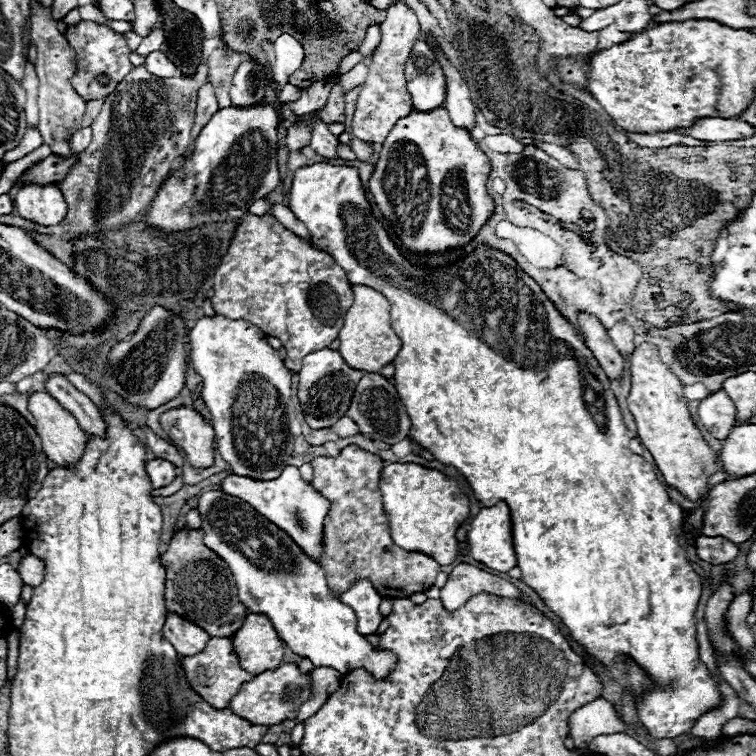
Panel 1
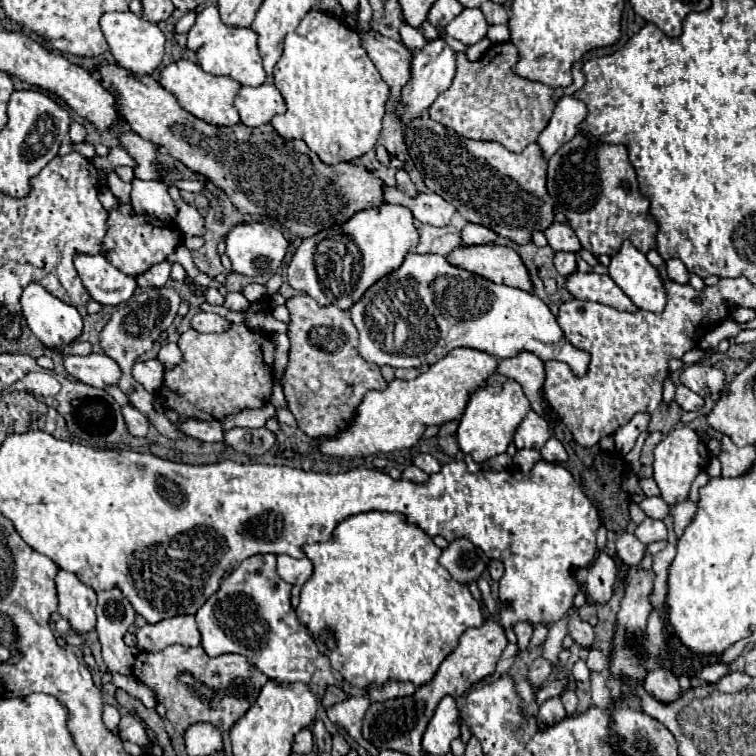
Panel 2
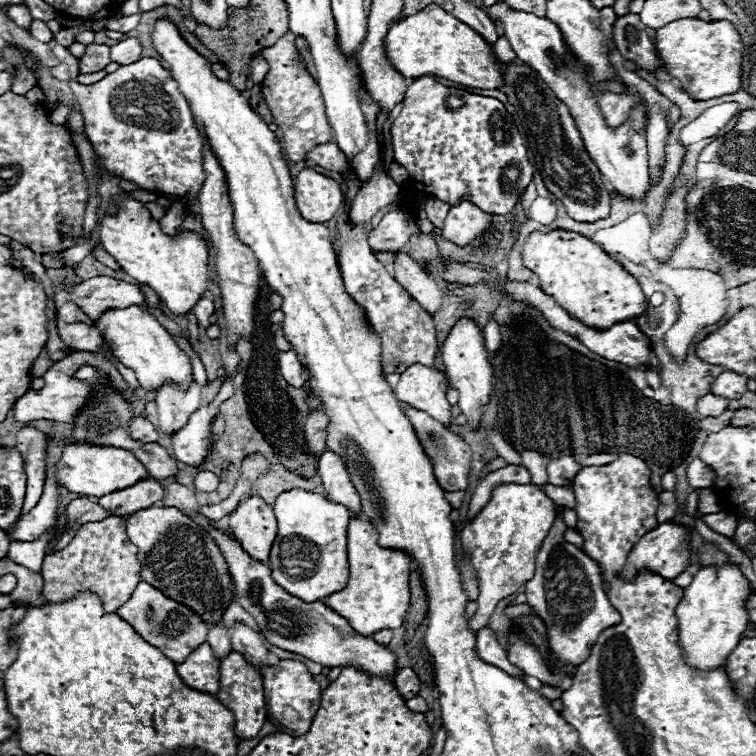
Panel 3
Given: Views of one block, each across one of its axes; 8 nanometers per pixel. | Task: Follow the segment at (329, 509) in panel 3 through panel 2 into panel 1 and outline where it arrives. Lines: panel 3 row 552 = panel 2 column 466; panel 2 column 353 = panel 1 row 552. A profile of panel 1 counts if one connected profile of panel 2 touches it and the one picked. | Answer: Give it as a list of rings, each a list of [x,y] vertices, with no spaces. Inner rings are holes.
[[[286,466],[278,480],[250,480],[246,476],[230,474],[222,482],[222,492],[230,496],[238,496],[240,500],[252,504],[262,516],[266,516],[270,522],[274,522],[278,528],[288,532],[292,540],[318,562],[322,554],[322,522],[330,508],[330,502],[322,498],[310,484],[306,484],[300,478],[298,466]]]

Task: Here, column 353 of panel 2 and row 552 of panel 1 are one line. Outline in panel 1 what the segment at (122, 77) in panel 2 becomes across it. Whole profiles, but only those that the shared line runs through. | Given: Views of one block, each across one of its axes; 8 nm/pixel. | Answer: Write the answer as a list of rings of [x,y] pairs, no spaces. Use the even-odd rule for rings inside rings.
[[[184,526],[172,536],[166,552],[162,554],[162,564],[166,568],[166,582],[164,582],[166,610],[190,620],[192,624],[206,630],[210,636],[230,638],[242,626],[244,618],[250,612],[238,600],[236,582],[228,564],[214,550],[210,550],[202,542],[202,538],[204,538],[202,530]]]

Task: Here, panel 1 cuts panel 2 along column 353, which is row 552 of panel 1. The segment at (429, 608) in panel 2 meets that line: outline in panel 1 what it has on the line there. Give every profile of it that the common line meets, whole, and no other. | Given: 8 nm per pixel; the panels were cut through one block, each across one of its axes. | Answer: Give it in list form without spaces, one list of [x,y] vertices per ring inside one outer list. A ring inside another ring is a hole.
[[[318,162],[312,166],[302,166],[294,172],[292,186],[290,186],[290,210],[296,214],[300,222],[306,224],[308,234],[312,238],[312,244],[320,250],[326,250],[334,256],[334,260],[344,268],[350,284],[358,286],[370,286],[378,292],[382,292],[392,310],[392,328],[402,340],[402,348],[398,356],[394,358],[394,386],[400,394],[402,404],[406,406],[406,414],[412,422],[408,438],[416,440],[422,448],[434,454],[436,460],[444,464],[452,464],[470,484],[474,496],[484,506],[494,506],[500,500],[506,500],[512,514],[512,532],[514,532],[514,550],[518,568],[522,570],[522,580],[546,602],[546,606],[562,618],[564,626],[570,630],[570,636],[584,646],[596,660],[608,664],[618,654],[628,654],[640,664],[650,678],[654,680],[656,688],[652,694],[646,694],[644,698],[636,698],[636,708],[640,722],[648,728],[648,732],[656,738],[674,738],[682,732],[688,732],[690,726],[698,722],[698,718],[720,704],[720,692],[714,684],[714,680],[708,676],[706,666],[698,660],[698,642],[696,642],[696,620],[694,610],[700,600],[702,584],[700,576],[692,570],[690,562],[686,560],[686,552],[682,550],[678,535],[682,532],[682,510],[678,504],[670,502],[666,488],[658,482],[654,468],[642,458],[636,456],[628,444],[630,444],[630,432],[624,424],[624,418],[620,414],[618,402],[612,394],[610,380],[606,378],[604,370],[596,362],[594,354],[588,350],[584,340],[576,334],[570,320],[566,320],[558,308],[548,300],[548,296],[542,292],[542,288],[532,280],[528,274],[524,274],[516,260],[508,254],[494,250],[484,244],[476,244],[476,248],[468,254],[462,254],[458,260],[450,262],[448,266],[428,266],[428,264],[414,264],[410,258],[406,258],[388,232],[384,230],[382,222],[372,214],[372,206],[366,198],[366,190],[360,182],[358,168],[352,166],[332,166],[328,162]]]

